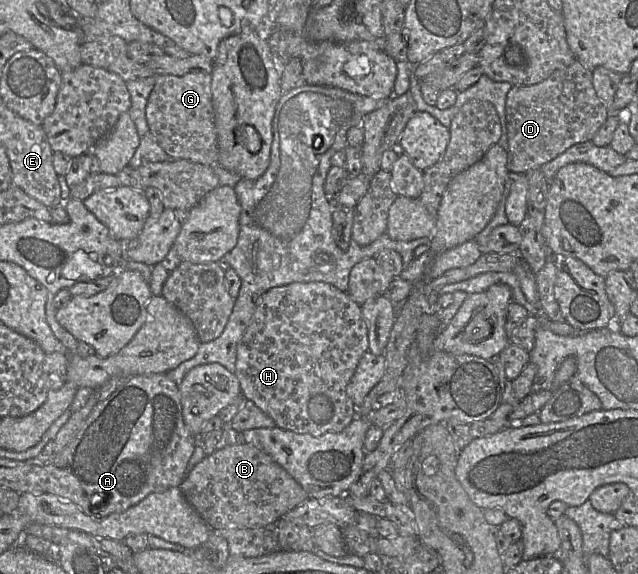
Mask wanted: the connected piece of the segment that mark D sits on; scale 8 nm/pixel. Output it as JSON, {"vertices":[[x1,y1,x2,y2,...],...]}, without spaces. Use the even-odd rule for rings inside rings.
{"vertices":[[577,60,565,69,554,71,540,83,512,86,506,97,509,171,525,174,528,170,541,169,544,164,555,159,571,146,592,141,610,114,605,104,596,95,592,84,592,72]]}

